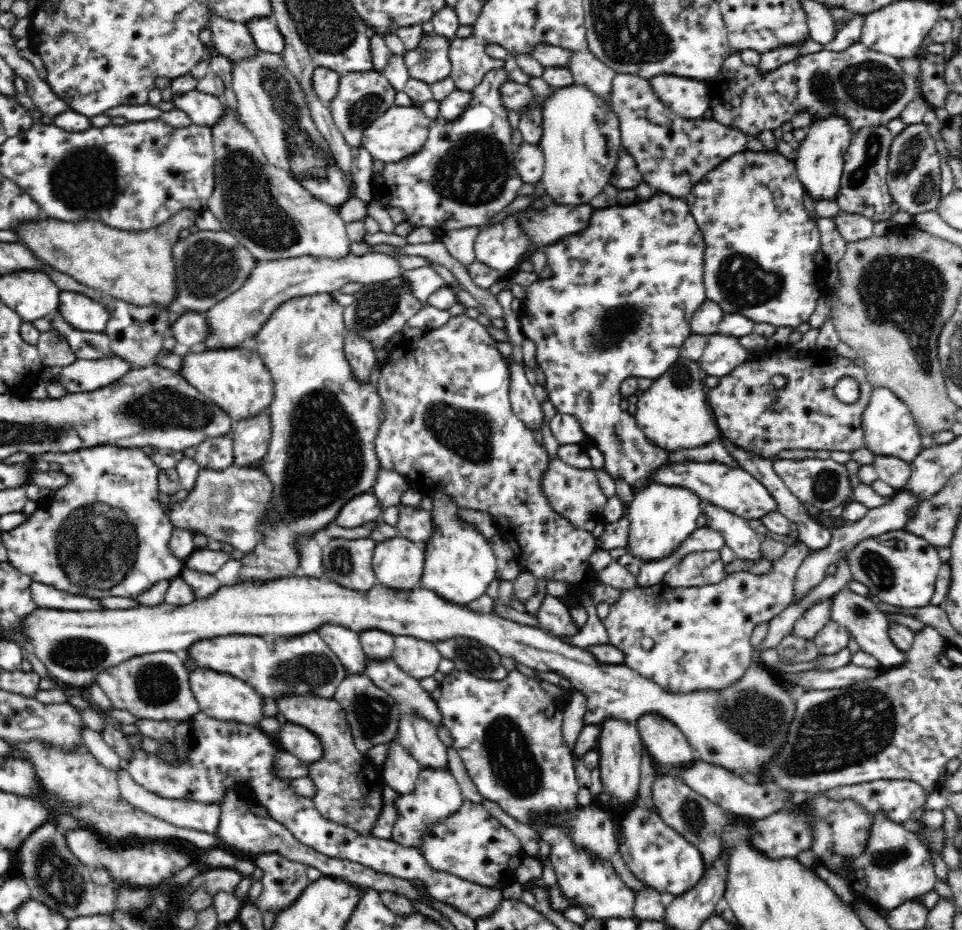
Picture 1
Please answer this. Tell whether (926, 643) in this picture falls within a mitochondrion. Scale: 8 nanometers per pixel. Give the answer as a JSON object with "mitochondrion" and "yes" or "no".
{"mitochondrion":"yes"}

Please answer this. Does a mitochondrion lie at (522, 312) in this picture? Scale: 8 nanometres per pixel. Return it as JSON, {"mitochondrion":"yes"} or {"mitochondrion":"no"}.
{"mitochondrion":"no"}

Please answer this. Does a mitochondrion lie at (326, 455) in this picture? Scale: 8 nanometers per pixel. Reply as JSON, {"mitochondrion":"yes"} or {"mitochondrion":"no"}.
{"mitochondrion":"yes"}

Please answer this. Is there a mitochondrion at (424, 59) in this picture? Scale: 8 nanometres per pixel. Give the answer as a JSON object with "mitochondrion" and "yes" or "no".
{"mitochondrion":"yes"}

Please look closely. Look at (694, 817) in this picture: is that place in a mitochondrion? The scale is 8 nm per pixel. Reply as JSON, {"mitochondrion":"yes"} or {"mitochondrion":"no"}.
{"mitochondrion":"yes"}

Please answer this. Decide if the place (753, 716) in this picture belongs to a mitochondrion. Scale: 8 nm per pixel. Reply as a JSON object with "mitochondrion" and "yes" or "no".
{"mitochondrion":"yes"}

